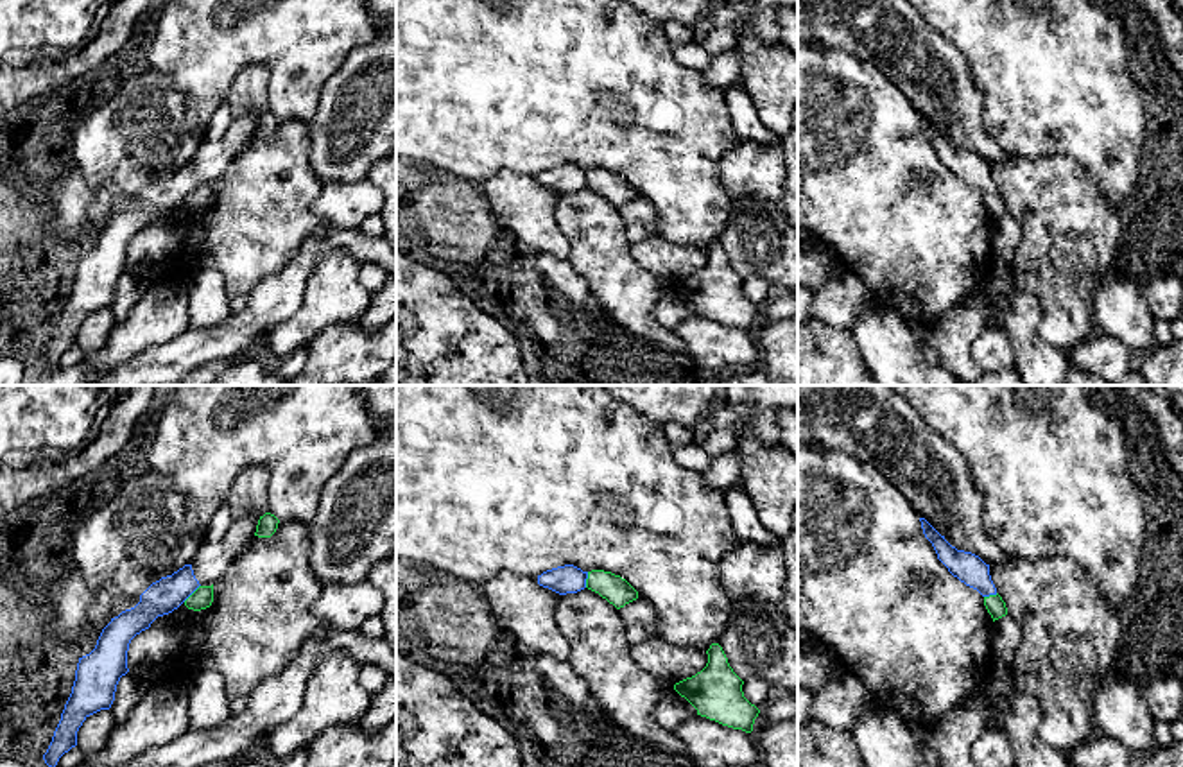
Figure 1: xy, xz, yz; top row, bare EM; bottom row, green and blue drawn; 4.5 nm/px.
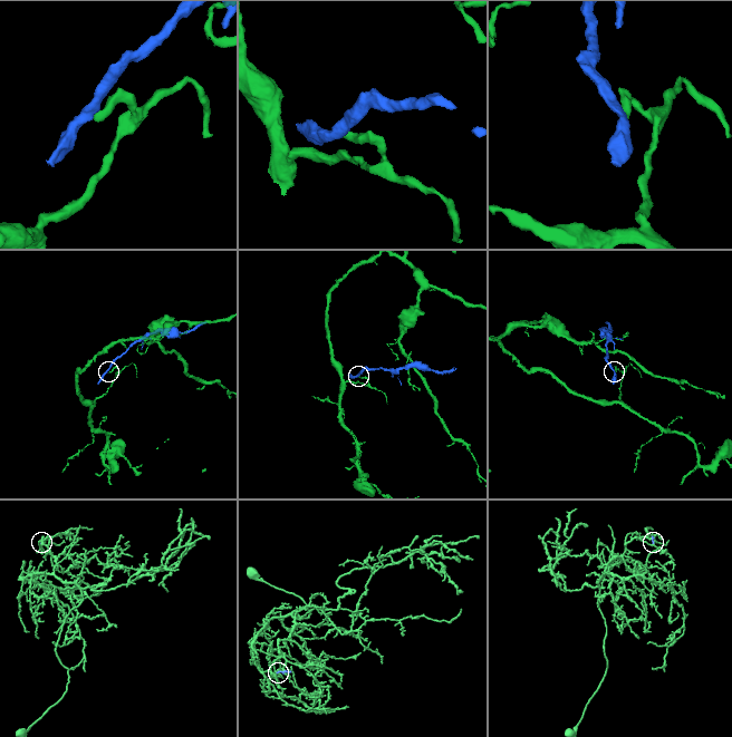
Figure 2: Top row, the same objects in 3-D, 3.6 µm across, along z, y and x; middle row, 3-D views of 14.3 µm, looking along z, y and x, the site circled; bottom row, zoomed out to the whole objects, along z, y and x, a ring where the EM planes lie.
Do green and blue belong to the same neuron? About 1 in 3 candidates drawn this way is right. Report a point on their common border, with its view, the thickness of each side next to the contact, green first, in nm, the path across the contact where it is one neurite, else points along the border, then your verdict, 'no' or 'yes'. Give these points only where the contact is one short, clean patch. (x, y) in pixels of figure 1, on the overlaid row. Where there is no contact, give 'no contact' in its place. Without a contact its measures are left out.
meets green in xy at (192, 594); 90 nm thick on the green side, 160 nm on the other; border along xy (199, 585), (183, 601); no

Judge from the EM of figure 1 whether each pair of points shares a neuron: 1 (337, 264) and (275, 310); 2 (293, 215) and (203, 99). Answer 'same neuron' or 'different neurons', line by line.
1: different neurons
2: different neurons

